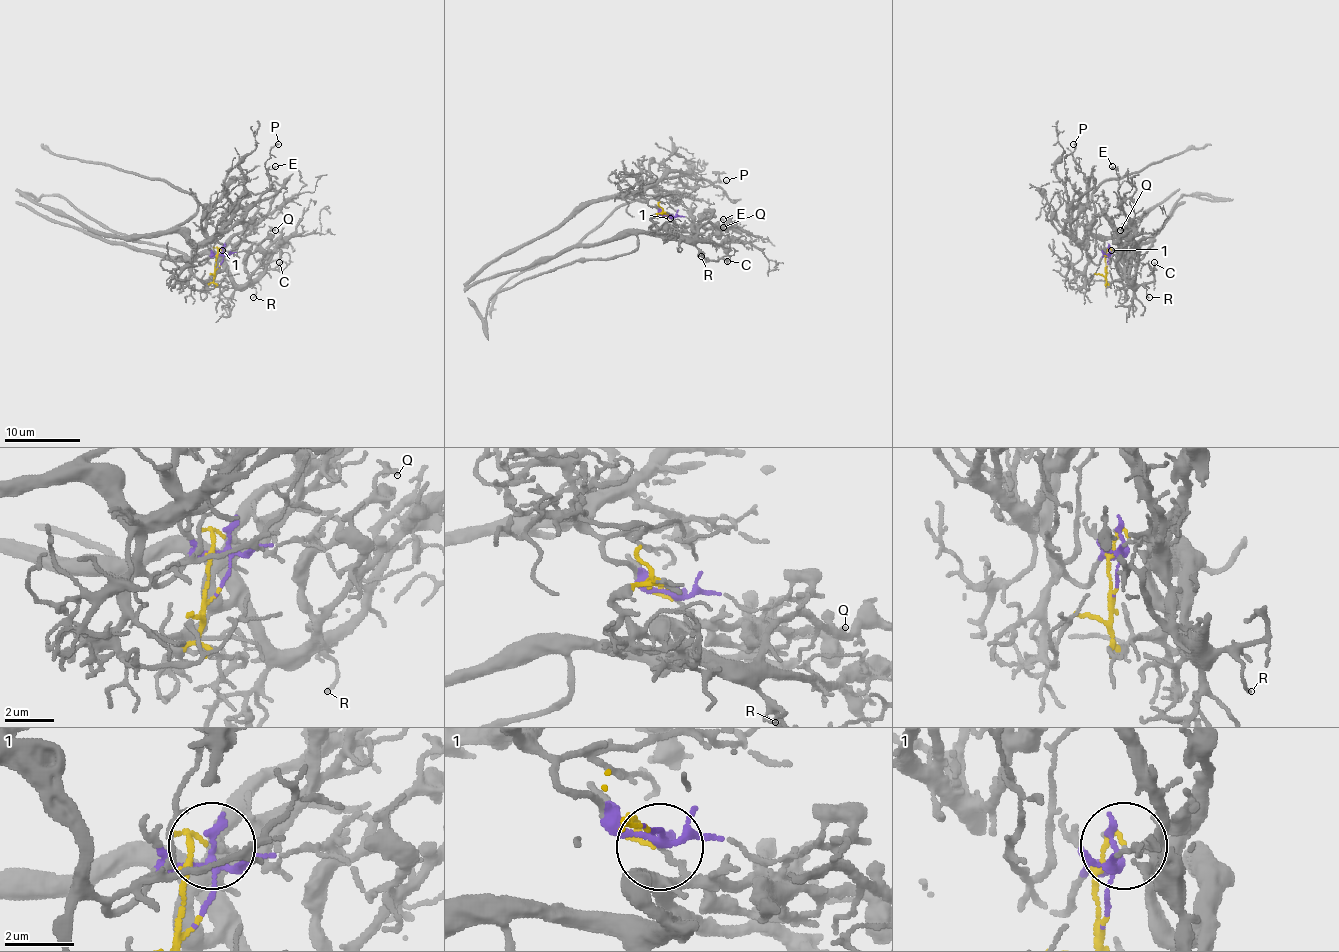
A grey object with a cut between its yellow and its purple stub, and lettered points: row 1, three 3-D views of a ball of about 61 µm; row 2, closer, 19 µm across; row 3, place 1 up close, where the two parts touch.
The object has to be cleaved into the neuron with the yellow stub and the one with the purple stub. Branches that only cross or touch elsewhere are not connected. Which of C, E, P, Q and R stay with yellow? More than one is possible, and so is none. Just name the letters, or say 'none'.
C, E, Q, R

